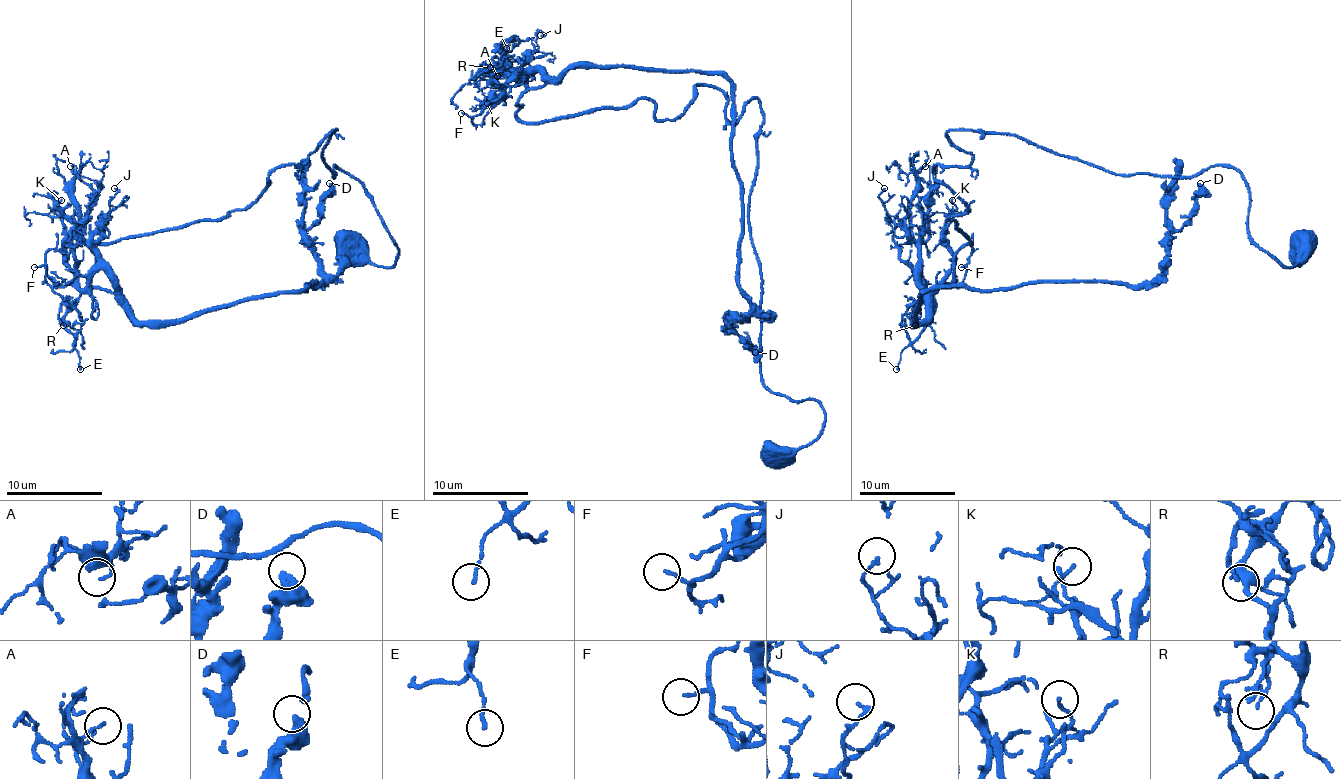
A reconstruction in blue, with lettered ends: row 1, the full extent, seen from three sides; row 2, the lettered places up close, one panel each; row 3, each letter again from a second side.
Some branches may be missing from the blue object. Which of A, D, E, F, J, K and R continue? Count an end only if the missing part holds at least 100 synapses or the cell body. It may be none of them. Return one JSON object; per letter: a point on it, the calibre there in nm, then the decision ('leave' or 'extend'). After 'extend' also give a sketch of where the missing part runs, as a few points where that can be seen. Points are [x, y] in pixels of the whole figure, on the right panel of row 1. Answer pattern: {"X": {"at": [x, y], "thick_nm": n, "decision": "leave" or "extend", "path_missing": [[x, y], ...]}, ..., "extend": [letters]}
{"A": {"at": [925, 166], "thick_nm": 70, "decision": "leave"}, "D": {"at": [1200, 183], "thick_nm": 280, "decision": "leave"}, "E": {"at": [896, 369], "thick_nm": 130, "decision": "leave"}, "F": {"at": [961, 267], "thick_nm": 110, "decision": "leave"}, "J": {"at": [884, 188], "thick_nm": 130, "decision": "leave"}, "K": {"at": [952, 200], "thick_nm": 90, "decision": "leave"}, "R": {"at": [915, 325], "thick_nm": 120, "decision": "leave"}, "extend": []}

